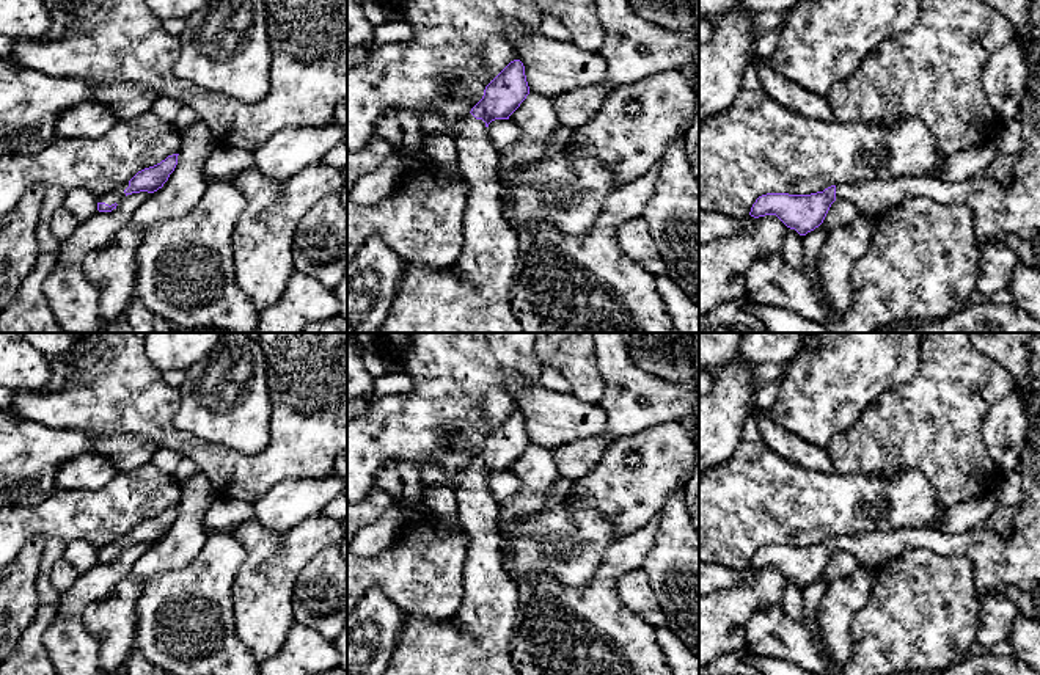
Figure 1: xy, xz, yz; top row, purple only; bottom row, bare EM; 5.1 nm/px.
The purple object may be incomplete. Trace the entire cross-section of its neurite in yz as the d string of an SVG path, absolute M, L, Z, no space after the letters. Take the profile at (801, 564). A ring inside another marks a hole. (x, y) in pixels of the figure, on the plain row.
M1040 414L1027 425L1016 471L1023 480L1023 502L1013 515L1013 529L1009 535L980 527L963 534L939 534L932 527L842 534L811 546L762 546L753 556L749 567L754 570L776 567L787 579L806 587L823 575L836 551L851 554L859 567L877 570L905 549L925 548L944 557L966 557L976 568L979 601L1002 598L1002 590L1010 586L1024 592L1037 592L1040 587Z

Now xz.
M514 411L485 438L482 451L459 474L454 487L457 513L470 538L462 570L463 601L457 614L443 622L407 614L385 675L518 675L511 658L518 592L501 564L500 502L492 496L487 479L495 471L509 471L528 446L525 418Z

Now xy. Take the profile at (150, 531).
M168 507L160 515L138 523L127 535L97 549L97 562L112 564L127 546L140 543L154 545L162 540L178 516L178 507Z

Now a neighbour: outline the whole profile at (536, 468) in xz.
M531 444L509 468L522 480L522 490L500 502L501 564L509 575L514 568L509 553L511 542L504 537L507 526L544 510L550 502L551 485L559 477L551 447Z

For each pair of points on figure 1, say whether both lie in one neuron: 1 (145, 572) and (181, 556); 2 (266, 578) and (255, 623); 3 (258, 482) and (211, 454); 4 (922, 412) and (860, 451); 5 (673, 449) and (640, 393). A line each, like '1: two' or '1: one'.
1: one
2: one
3: one
4: one
5: two

